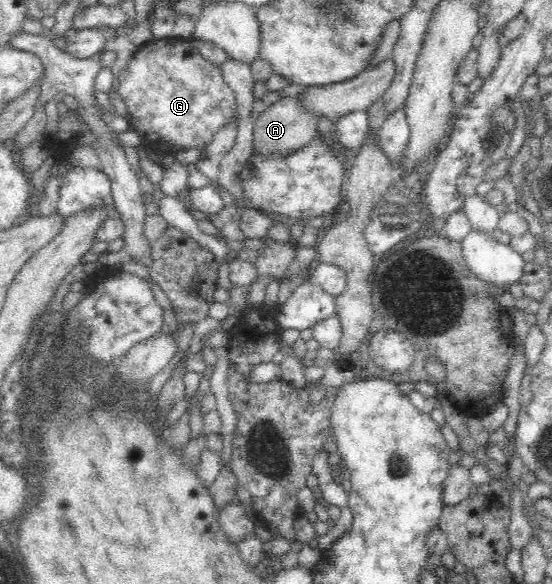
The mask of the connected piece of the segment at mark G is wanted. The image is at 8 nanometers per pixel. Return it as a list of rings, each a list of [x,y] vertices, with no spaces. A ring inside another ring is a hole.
[[[170,36],[143,43],[115,79],[115,85],[125,102],[129,125],[139,134],[141,145],[147,152],[177,153],[189,149],[206,151],[214,135],[225,124],[237,124],[235,94],[225,82],[222,69],[205,59],[189,38]]]

